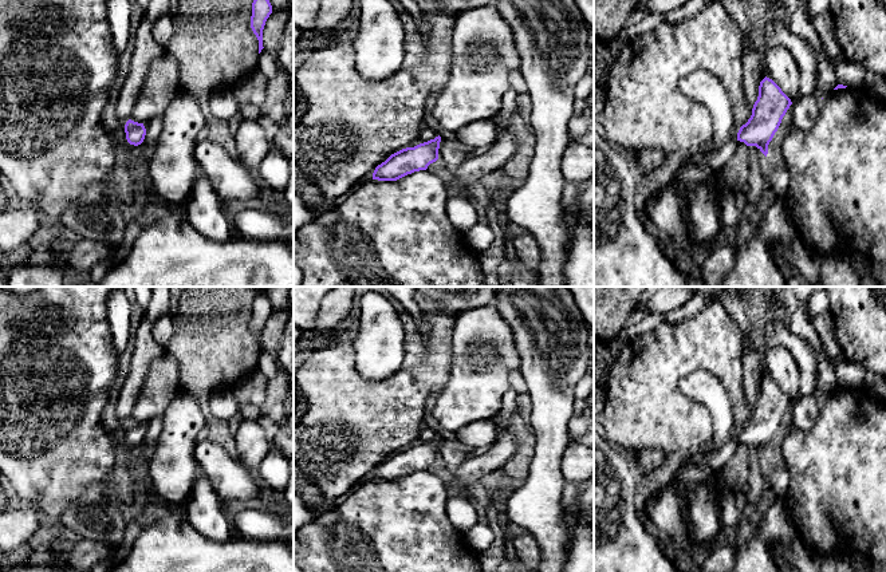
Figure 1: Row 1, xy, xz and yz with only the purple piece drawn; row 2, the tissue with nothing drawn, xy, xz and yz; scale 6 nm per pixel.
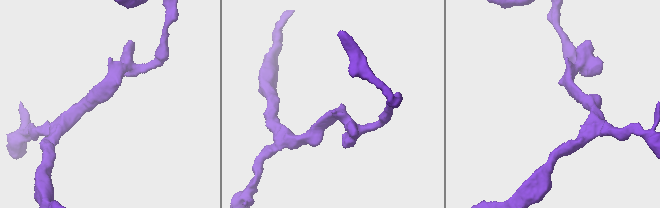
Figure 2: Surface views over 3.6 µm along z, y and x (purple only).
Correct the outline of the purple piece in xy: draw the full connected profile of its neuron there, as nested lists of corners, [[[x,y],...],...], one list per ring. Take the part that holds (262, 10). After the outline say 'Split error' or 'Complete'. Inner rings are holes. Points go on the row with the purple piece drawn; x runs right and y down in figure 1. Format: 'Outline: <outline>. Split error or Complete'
Outline: [[[253,0],[251,28],[259,40],[259,54],[264,48],[263,47],[263,29],[271,13],[272,13],[272,5],[269,0]]]. Complete

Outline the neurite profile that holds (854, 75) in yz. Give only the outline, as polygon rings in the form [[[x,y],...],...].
[[[842,60],[835,66],[839,84],[865,91],[875,83],[886,83],[886,76],[873,74],[863,64]]]

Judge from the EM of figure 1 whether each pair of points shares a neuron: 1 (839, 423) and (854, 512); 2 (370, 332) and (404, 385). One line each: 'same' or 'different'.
1: same
2: different

